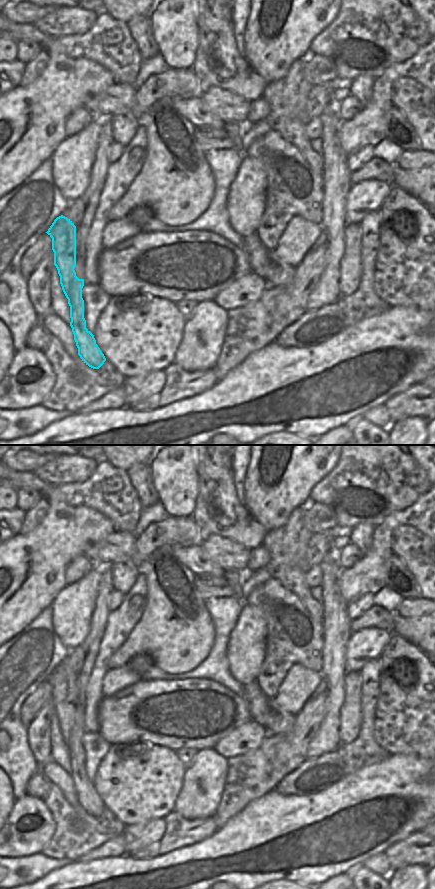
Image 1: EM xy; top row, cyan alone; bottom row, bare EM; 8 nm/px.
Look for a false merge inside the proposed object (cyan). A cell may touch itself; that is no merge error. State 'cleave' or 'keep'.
cleave

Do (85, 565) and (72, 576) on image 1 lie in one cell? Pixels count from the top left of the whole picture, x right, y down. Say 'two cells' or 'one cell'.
one cell

